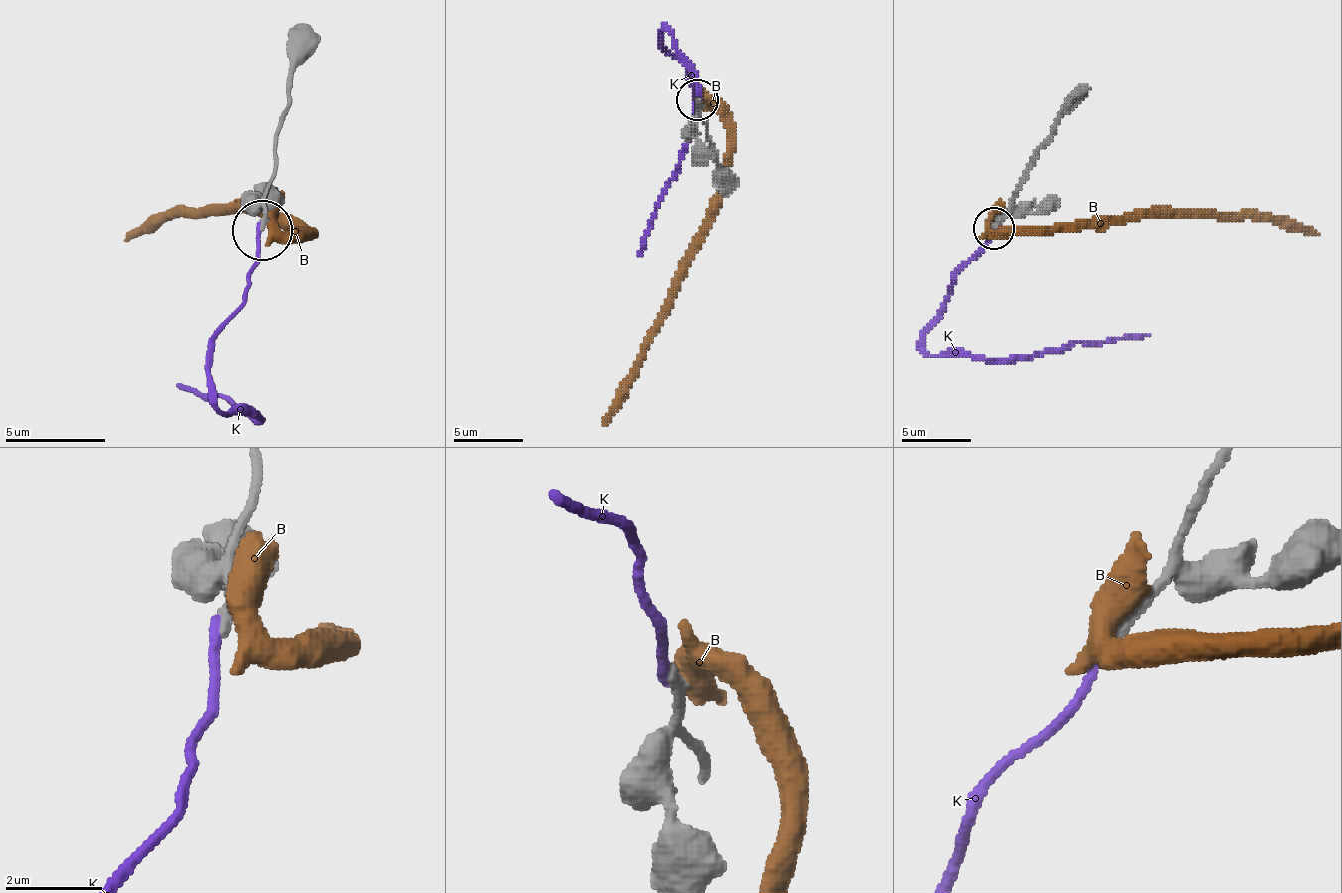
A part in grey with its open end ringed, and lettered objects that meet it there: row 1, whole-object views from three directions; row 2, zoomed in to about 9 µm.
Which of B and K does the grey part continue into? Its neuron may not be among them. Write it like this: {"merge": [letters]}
{"merge": []}

